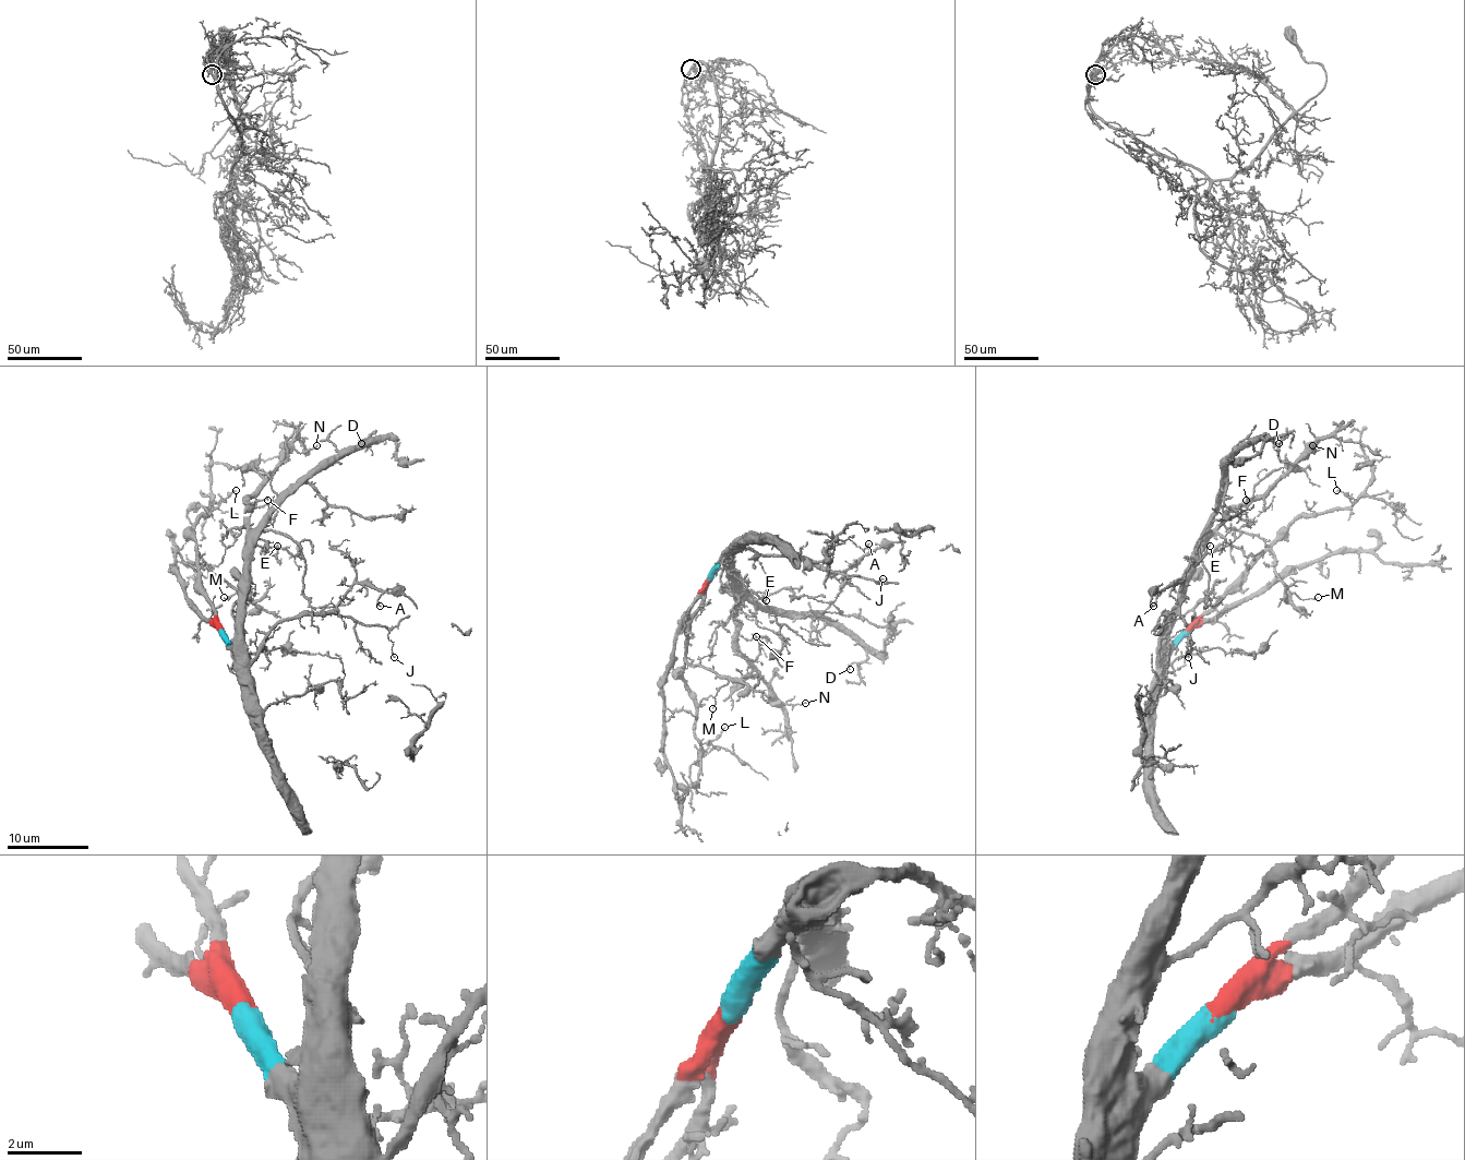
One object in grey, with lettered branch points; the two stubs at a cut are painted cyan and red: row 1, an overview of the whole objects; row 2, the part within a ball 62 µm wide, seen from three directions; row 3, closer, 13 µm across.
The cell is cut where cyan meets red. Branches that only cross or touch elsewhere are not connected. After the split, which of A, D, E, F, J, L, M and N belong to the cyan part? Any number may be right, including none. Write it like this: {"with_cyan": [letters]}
{"with_cyan": ["A", "D", "E", "F", "J", "N"]}

